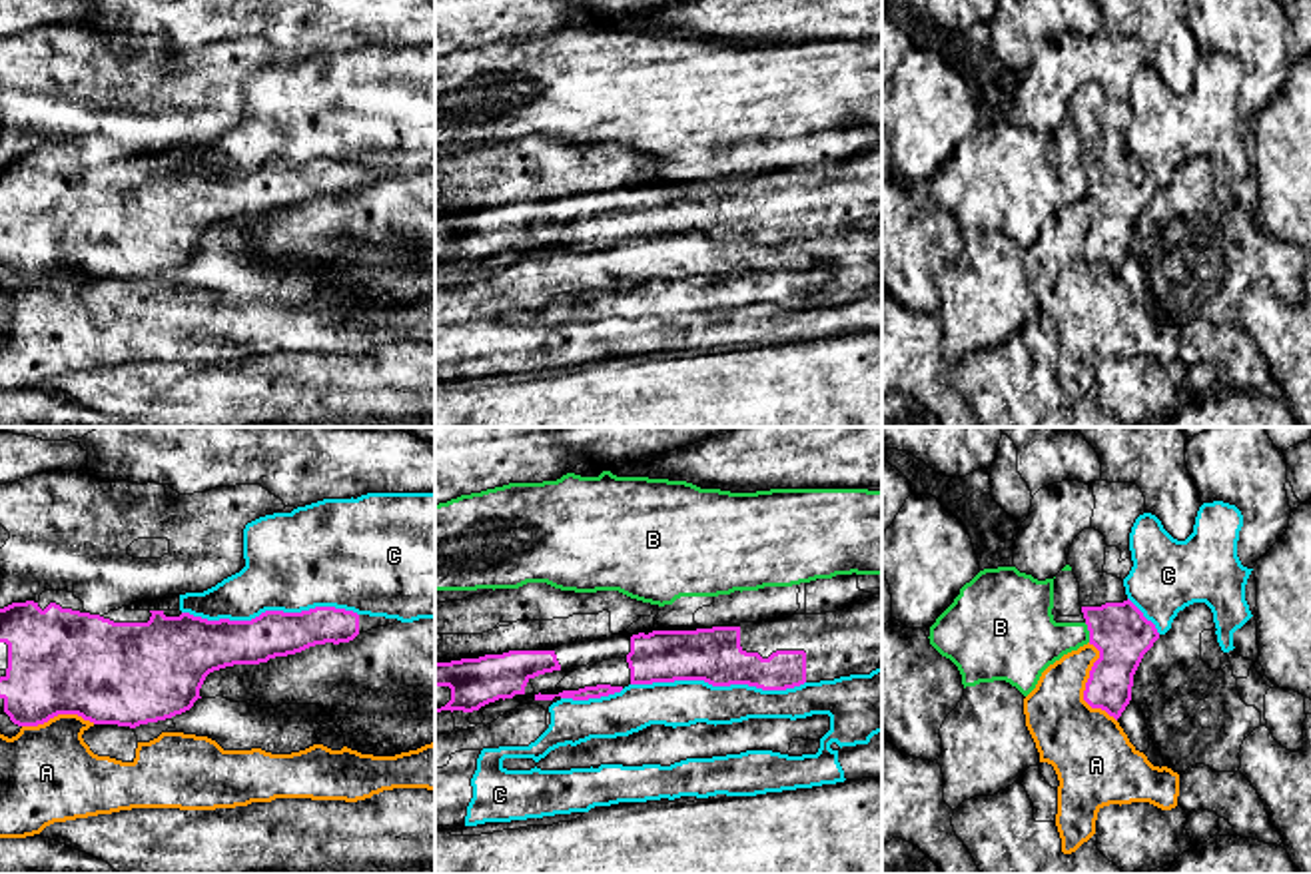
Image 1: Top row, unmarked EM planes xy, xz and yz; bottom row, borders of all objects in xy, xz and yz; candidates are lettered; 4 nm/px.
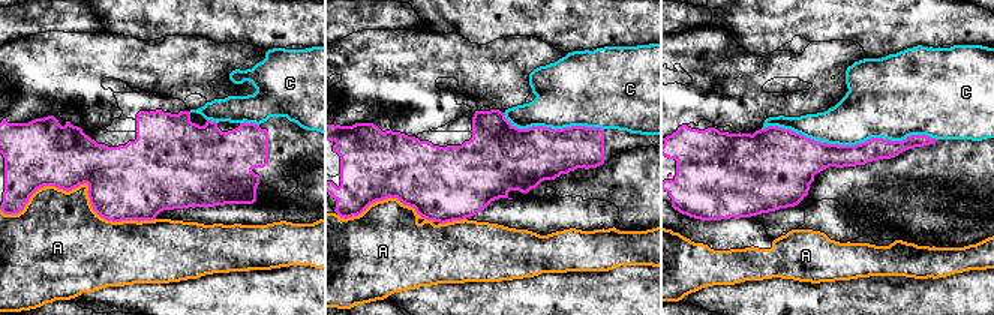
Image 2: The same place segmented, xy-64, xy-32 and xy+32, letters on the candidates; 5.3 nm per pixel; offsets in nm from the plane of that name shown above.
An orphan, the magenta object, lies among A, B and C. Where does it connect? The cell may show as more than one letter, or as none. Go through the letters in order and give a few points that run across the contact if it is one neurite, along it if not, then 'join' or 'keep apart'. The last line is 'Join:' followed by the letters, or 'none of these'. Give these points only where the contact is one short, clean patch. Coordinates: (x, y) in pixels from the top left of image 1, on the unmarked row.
A: keep apart
B: line yz (1084, 176), (1090, 194); keep apart
C: keep apart
Join: none of these

